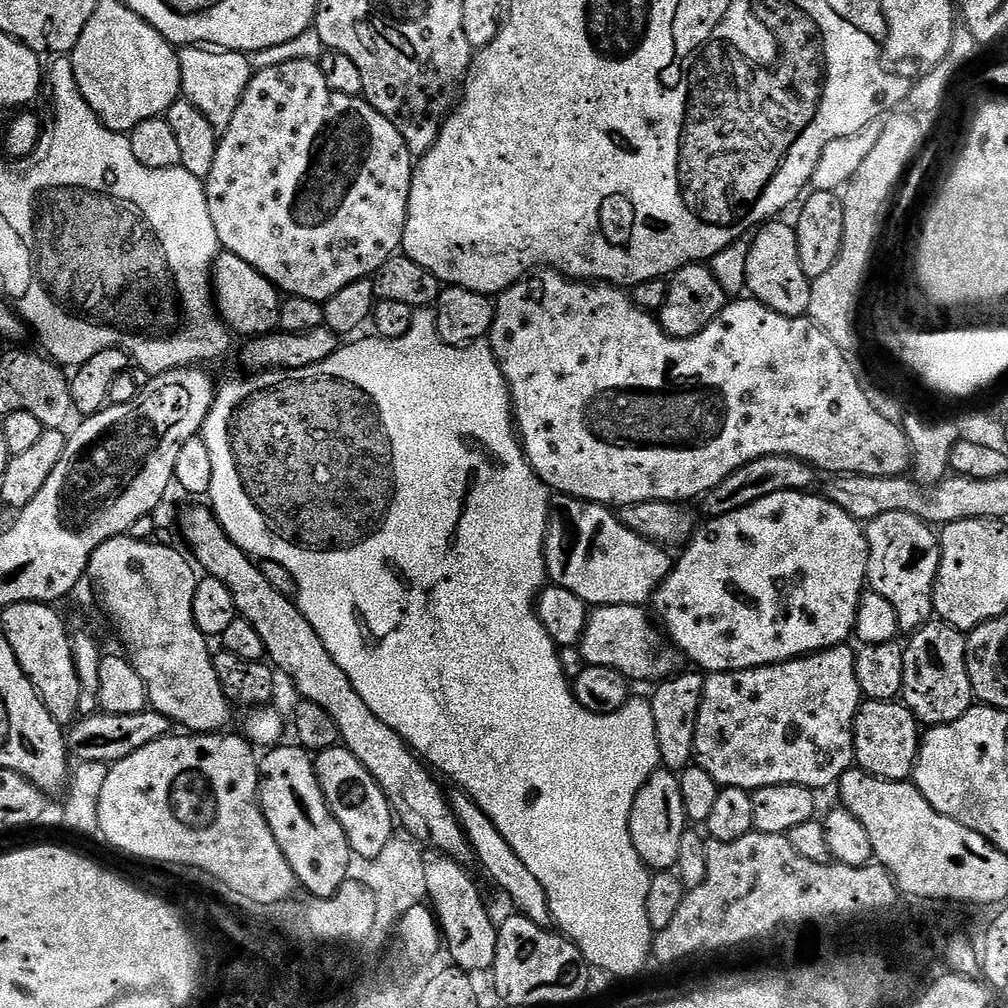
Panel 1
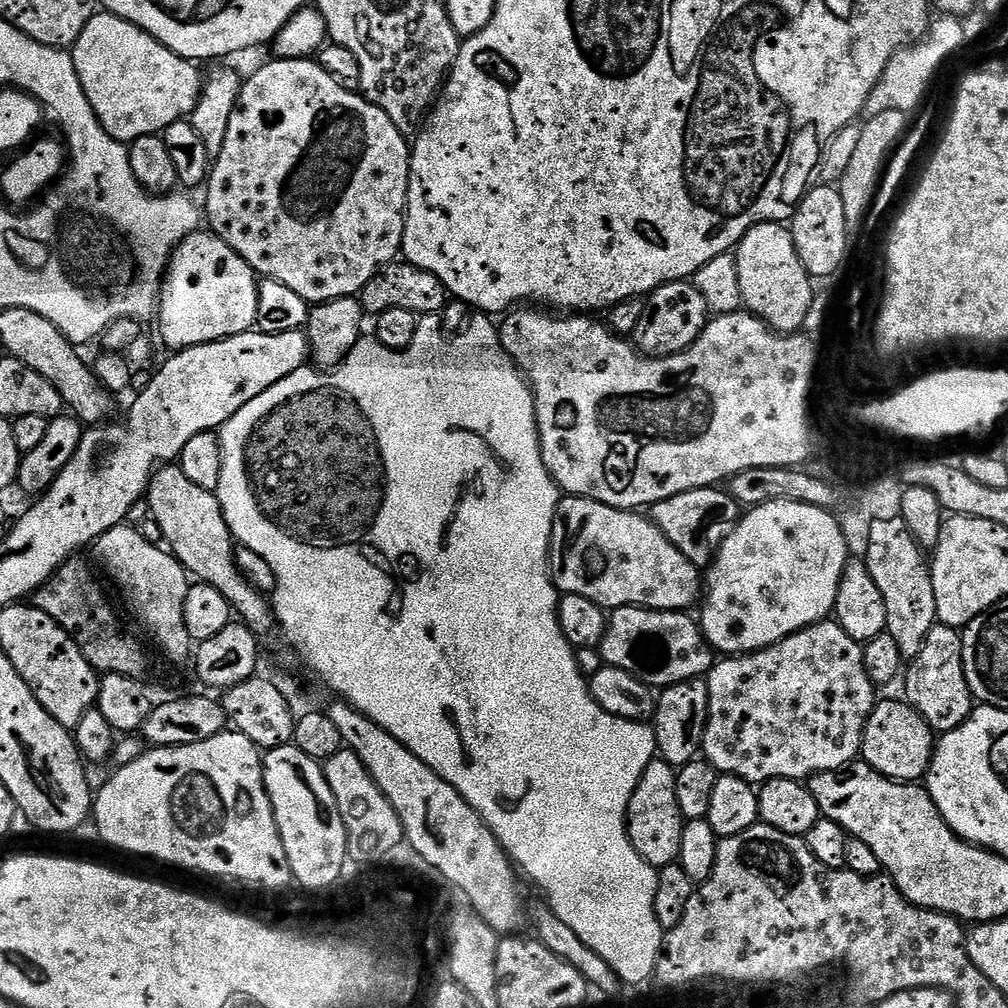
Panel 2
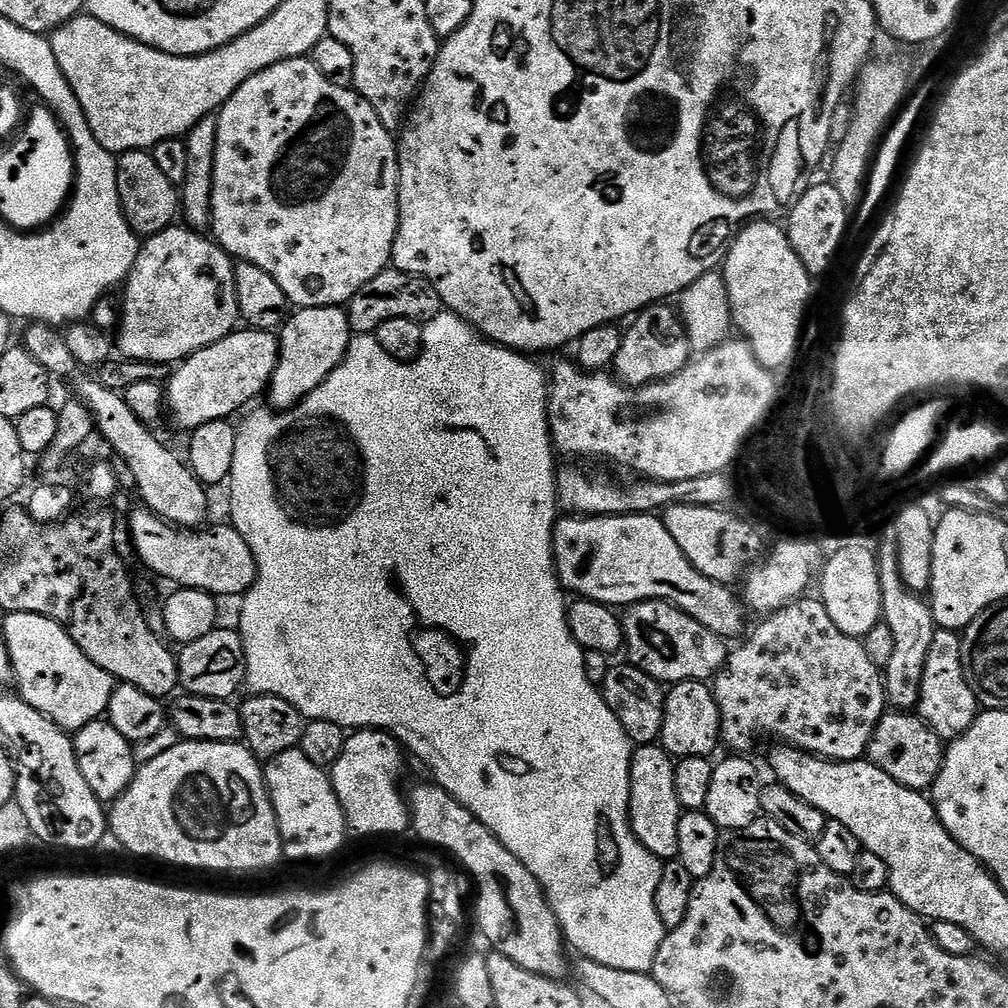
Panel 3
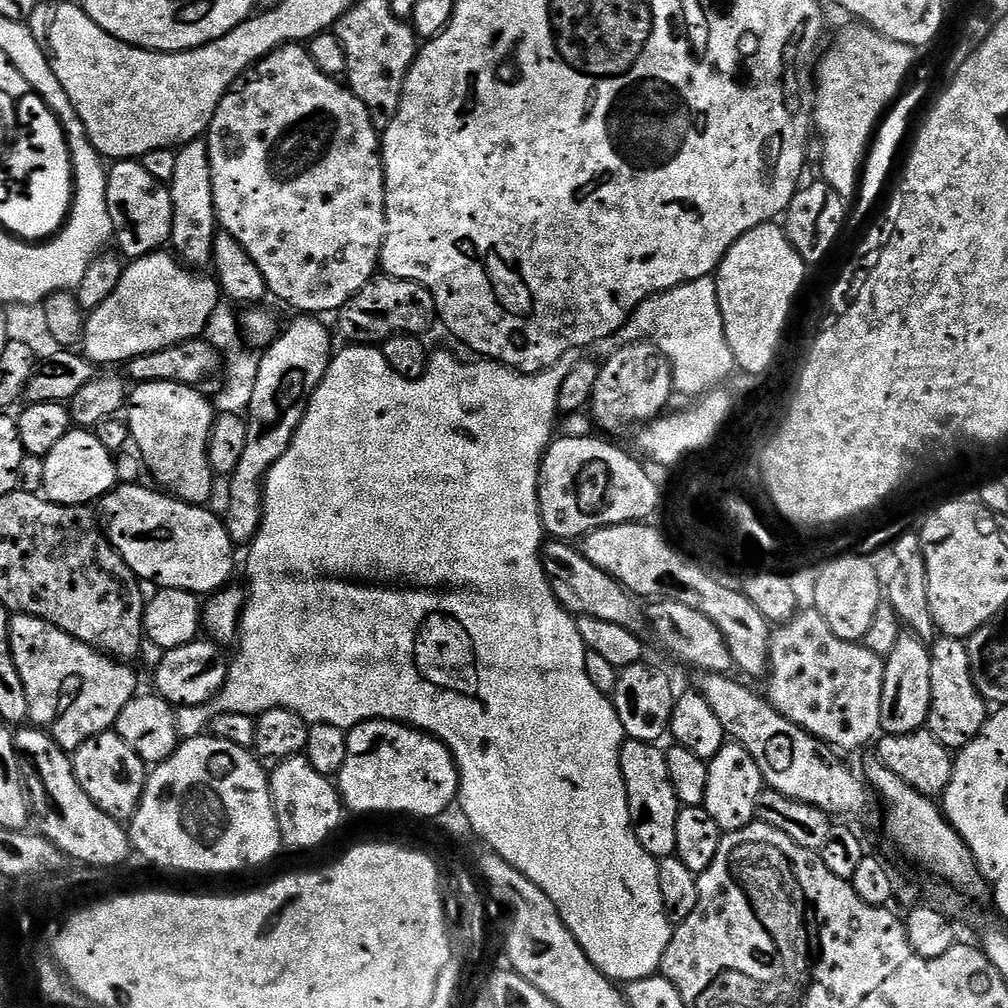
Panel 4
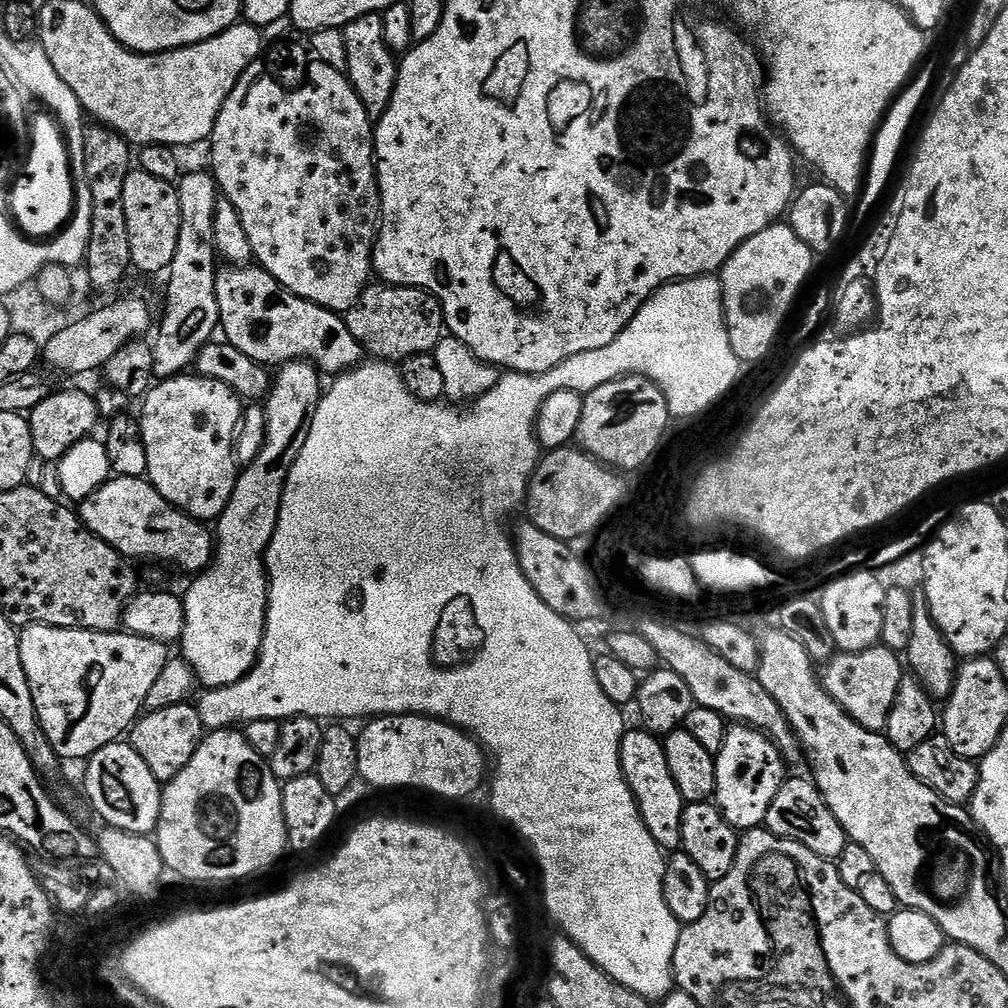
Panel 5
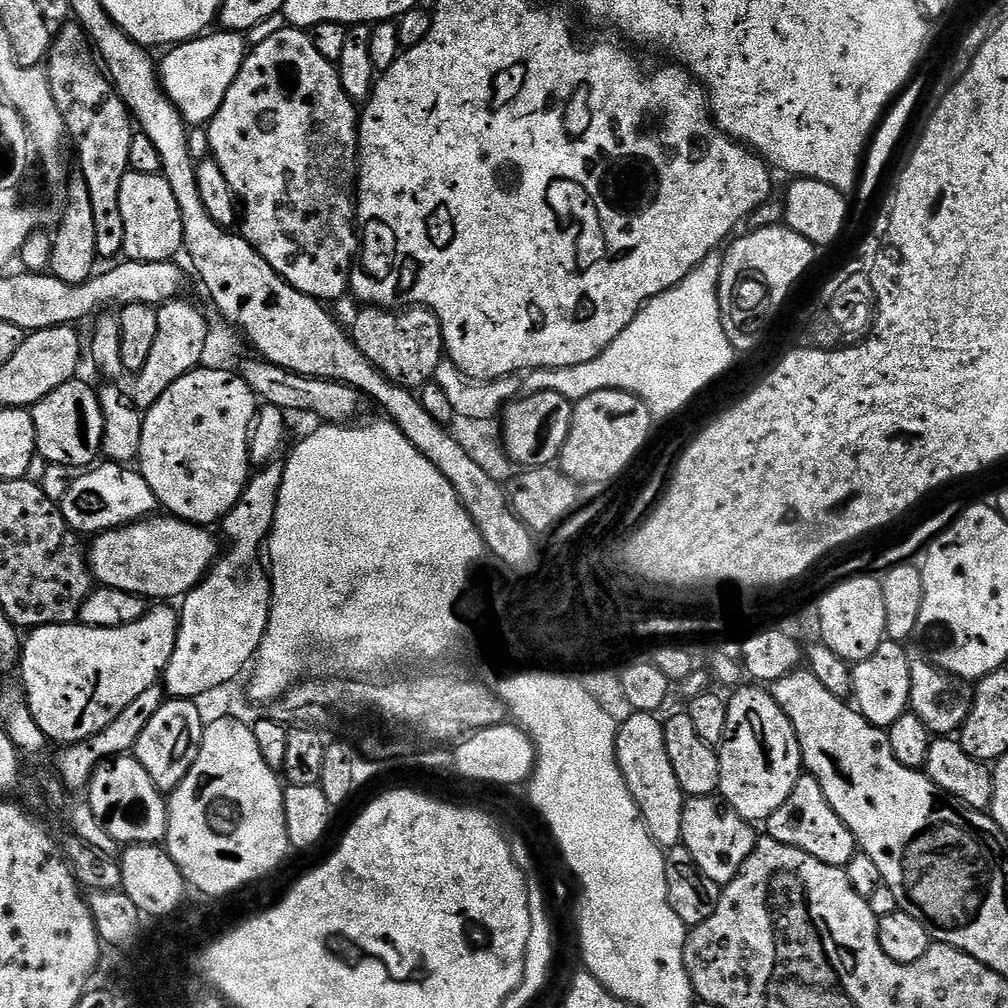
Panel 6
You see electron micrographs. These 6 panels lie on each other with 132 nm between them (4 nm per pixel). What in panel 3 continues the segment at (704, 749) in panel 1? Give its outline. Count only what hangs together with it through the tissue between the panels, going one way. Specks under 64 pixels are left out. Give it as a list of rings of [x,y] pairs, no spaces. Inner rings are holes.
[[[801,598],[790,602],[777,612],[765,615],[764,620],[756,629],[747,633],[745,644],[737,643],[729,651],[728,660],[724,668],[714,677],[714,691],[718,710],[720,711],[720,734],[725,745],[732,747],[731,751],[736,754],[748,754],[748,751],[756,744],[759,736],[773,736],[776,742],[784,746],[801,748],[803,752],[810,752],[814,756],[822,756],[826,760],[859,760],[868,751],[868,743],[878,726],[878,722],[886,715],[886,693],[884,691],[884,678],[882,670],[874,662],[870,662],[863,643],[857,637],[850,634],[842,634],[830,614],[826,614],[826,606],[819,598]]]

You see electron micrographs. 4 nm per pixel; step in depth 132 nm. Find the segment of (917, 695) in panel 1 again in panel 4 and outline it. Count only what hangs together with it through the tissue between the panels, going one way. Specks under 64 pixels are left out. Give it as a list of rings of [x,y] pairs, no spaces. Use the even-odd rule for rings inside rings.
[[[941,635],[930,648],[932,709],[926,728],[936,735],[938,742],[942,742],[950,750],[963,750],[971,744],[972,740],[983,731],[990,717],[988,704],[984,701],[975,678],[972,677],[972,656],[964,644],[967,643],[963,639]]]

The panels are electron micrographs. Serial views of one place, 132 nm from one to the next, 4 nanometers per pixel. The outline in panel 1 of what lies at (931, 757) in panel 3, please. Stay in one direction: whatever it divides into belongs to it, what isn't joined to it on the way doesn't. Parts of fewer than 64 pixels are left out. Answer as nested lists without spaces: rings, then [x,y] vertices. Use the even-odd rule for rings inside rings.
[[[869,700],[861,703],[854,722],[855,763],[863,772],[880,780],[907,781],[915,773],[920,753],[922,725],[908,705],[896,700]]]

